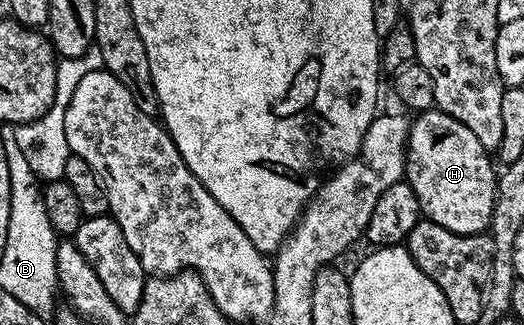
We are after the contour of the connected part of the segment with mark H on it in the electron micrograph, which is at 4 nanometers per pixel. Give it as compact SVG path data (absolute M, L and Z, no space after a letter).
M420 111L410 120L405 182L417 193L420 212L437 225L453 229L453 233L482 235L490 228L497 178L497 167L491 159L472 131L449 113Z

